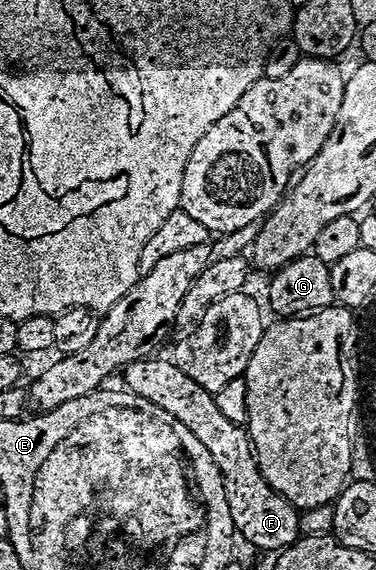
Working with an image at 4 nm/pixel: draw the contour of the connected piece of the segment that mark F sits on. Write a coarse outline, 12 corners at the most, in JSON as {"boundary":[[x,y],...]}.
{"boundary":[[175,359],[122,370],[123,387],[206,446],[232,526],[272,553],[300,512],[265,482],[247,427]]}

